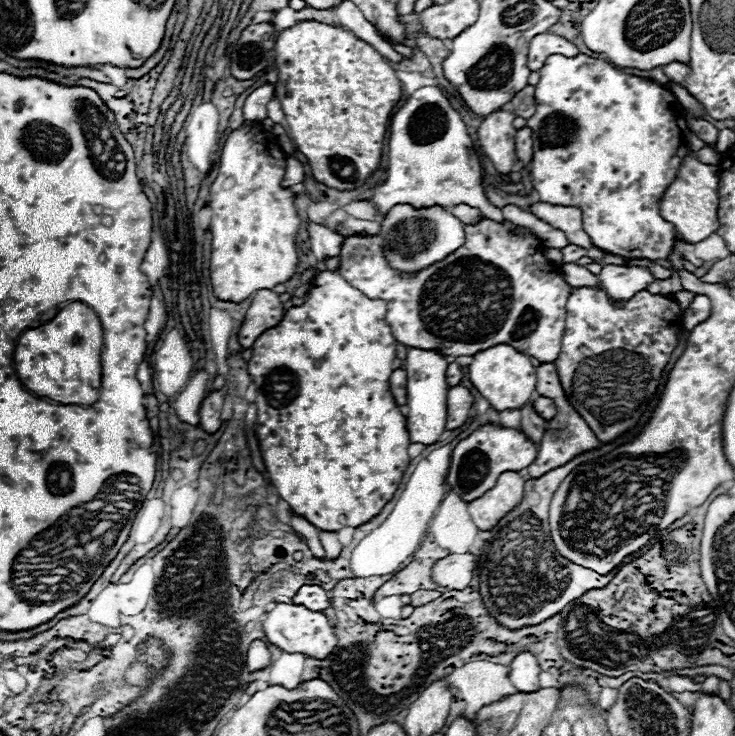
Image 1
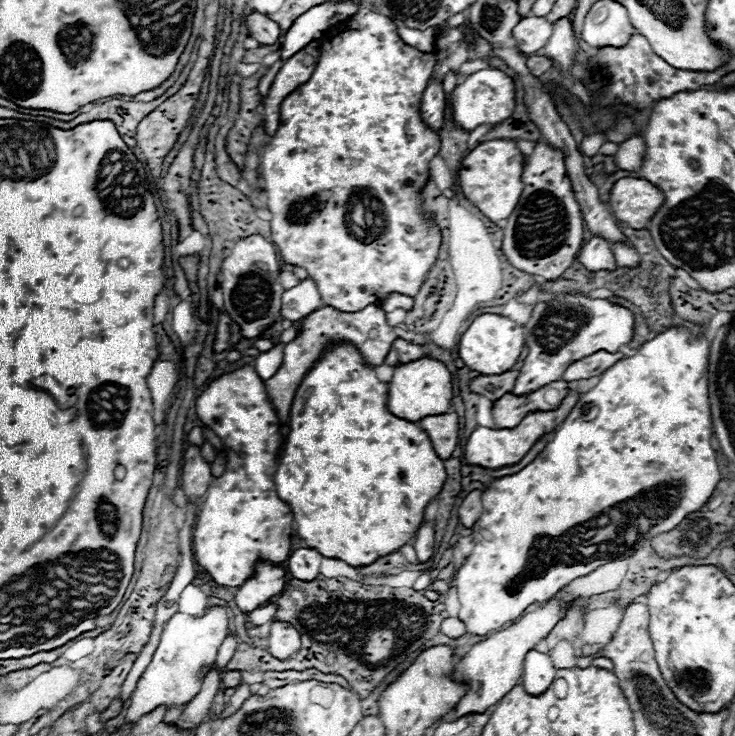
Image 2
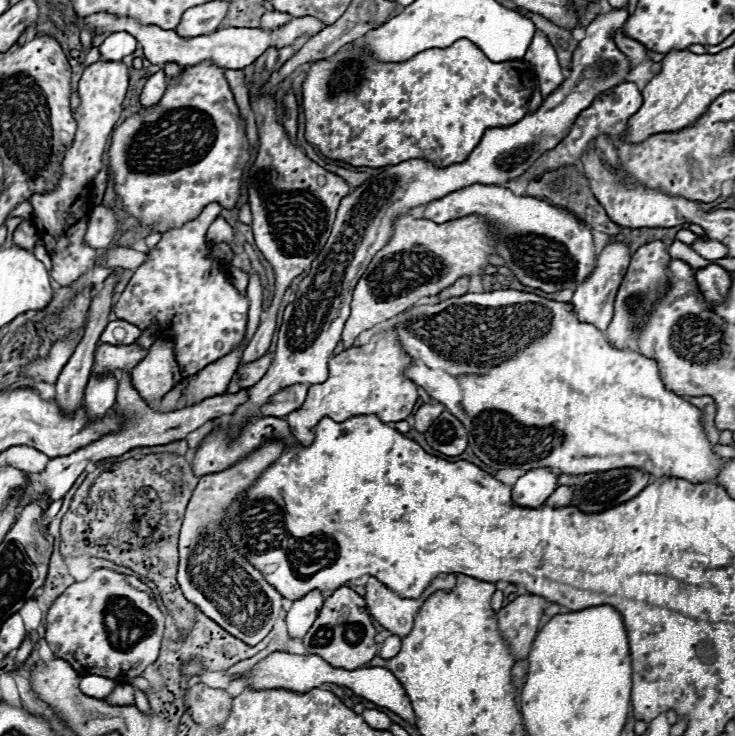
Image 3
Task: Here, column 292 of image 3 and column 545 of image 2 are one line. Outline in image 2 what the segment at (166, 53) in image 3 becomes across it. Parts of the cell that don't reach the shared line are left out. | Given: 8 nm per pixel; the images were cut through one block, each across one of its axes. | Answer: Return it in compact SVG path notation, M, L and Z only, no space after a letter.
M542 16L522 18L514 26L514 38L518 42L518 48L524 54L538 52L548 42L550 34L552 34L552 24L546 18L542 18Z

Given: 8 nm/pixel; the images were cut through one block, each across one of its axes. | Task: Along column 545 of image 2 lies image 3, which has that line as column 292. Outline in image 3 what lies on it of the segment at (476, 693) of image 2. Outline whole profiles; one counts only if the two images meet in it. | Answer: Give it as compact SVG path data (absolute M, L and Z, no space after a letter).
M318 590L308 592L300 600L294 600L294 606L288 610L286 616L288 634L292 638L304 638L304 632L308 632L308 628L314 624L316 616L320 614L322 602L324 602L324 594Z

